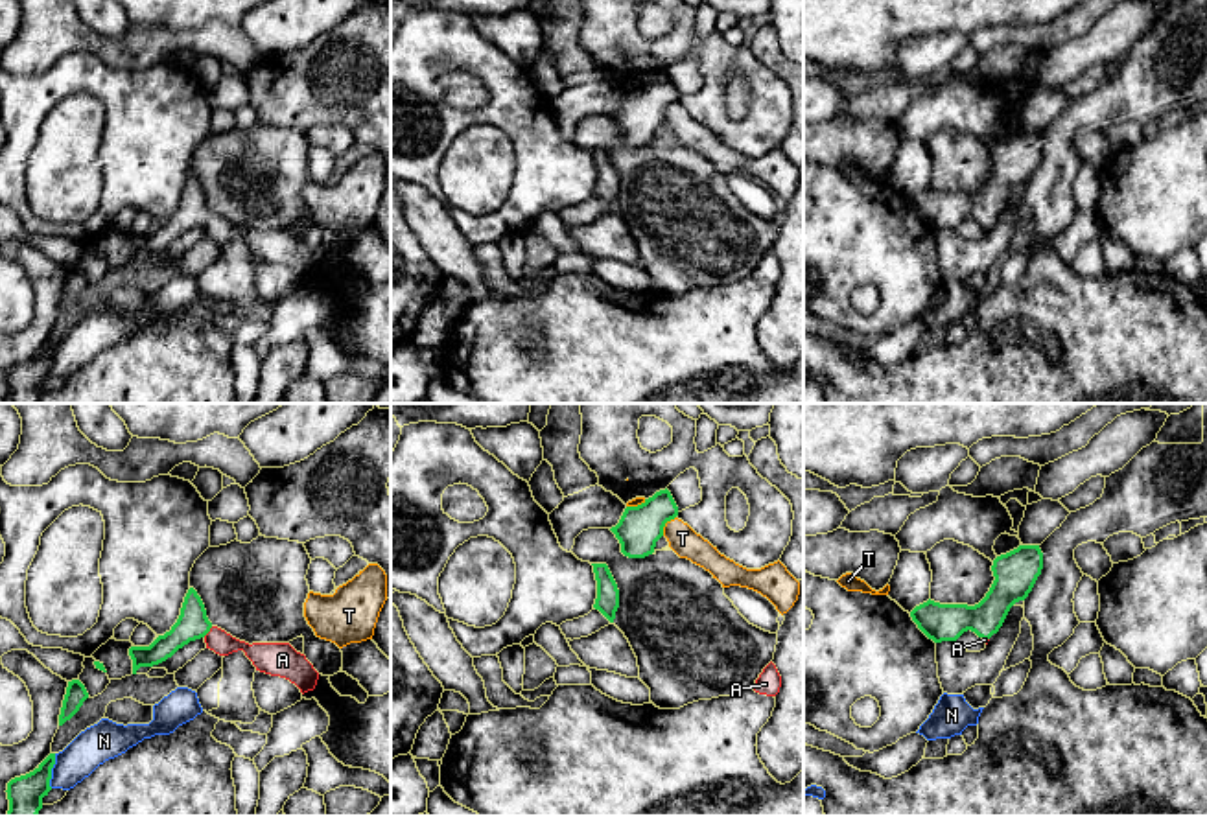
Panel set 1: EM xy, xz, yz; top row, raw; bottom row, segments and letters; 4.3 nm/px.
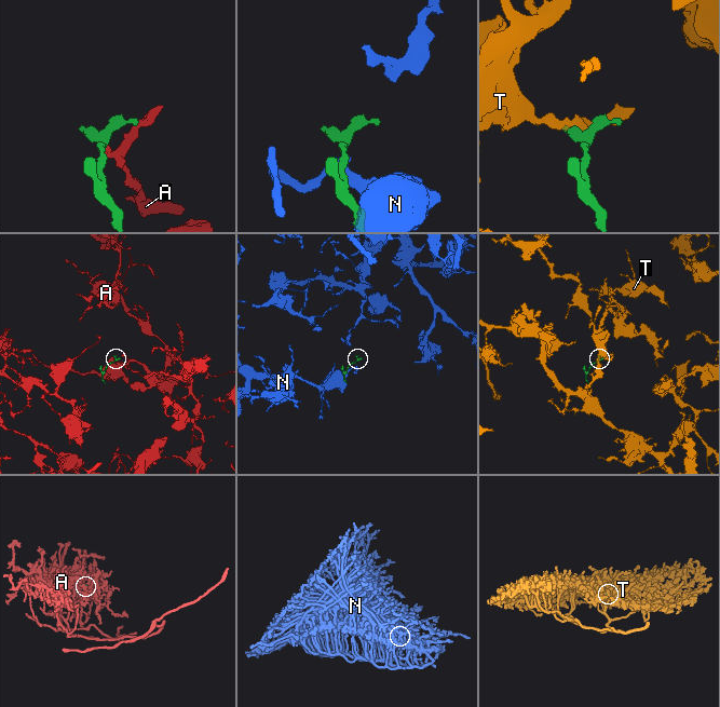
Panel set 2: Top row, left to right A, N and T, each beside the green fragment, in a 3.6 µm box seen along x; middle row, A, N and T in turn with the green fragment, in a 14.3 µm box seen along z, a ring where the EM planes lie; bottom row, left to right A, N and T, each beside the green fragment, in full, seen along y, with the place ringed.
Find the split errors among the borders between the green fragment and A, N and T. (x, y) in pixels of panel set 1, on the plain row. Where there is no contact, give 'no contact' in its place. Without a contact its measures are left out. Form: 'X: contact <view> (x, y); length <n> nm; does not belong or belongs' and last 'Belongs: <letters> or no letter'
A: contact xy (207, 220); length 60 nm; belongs
N: contact xy (50, 358); length 150 nm; does not belong
T: contact xz (664, 113); length 110 nm; does not belong
Belongs: A

